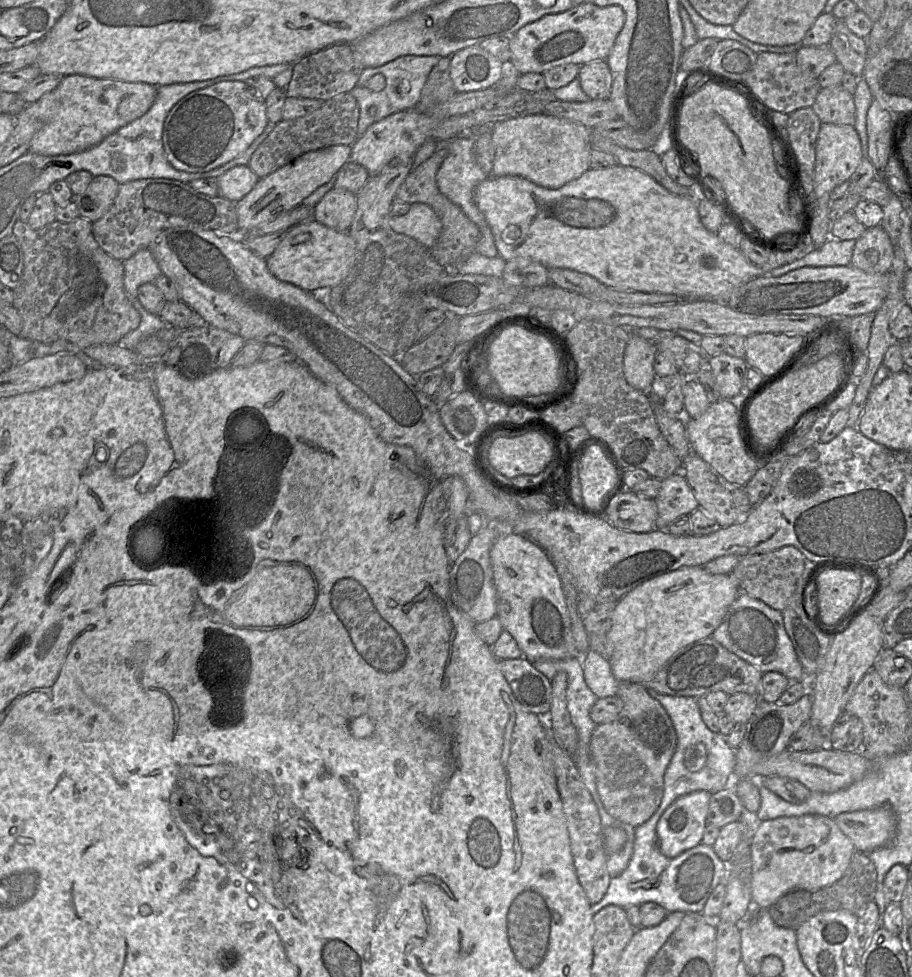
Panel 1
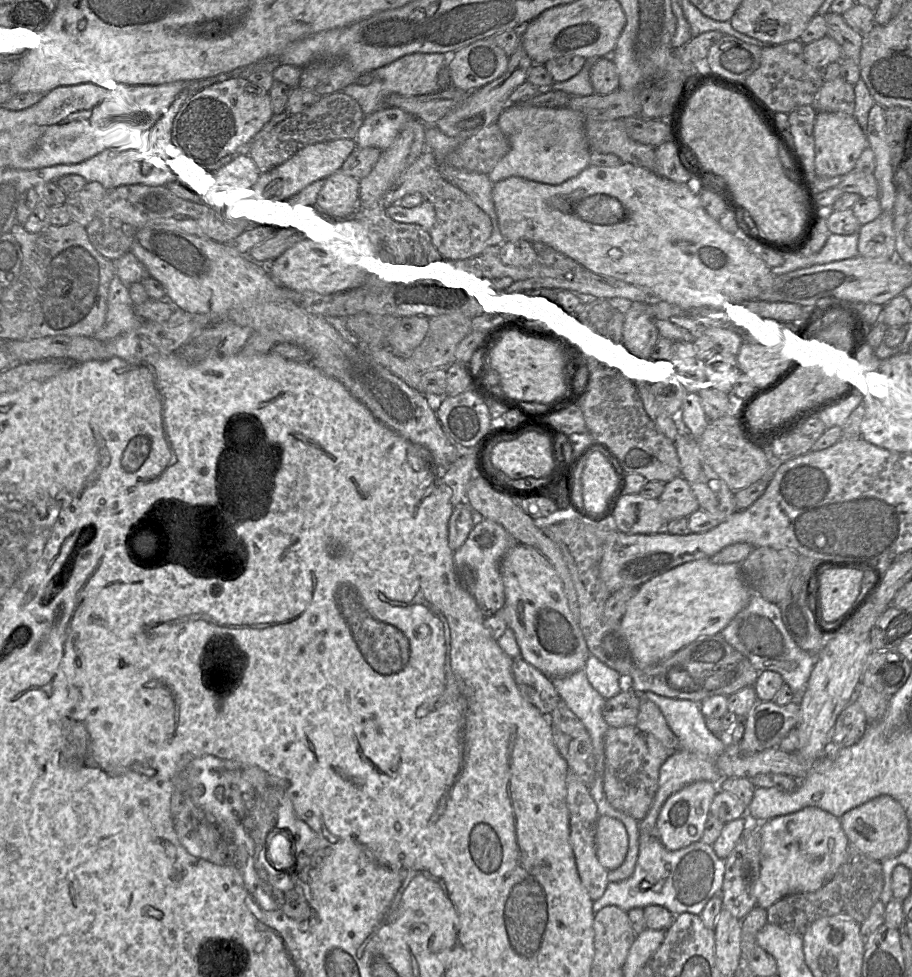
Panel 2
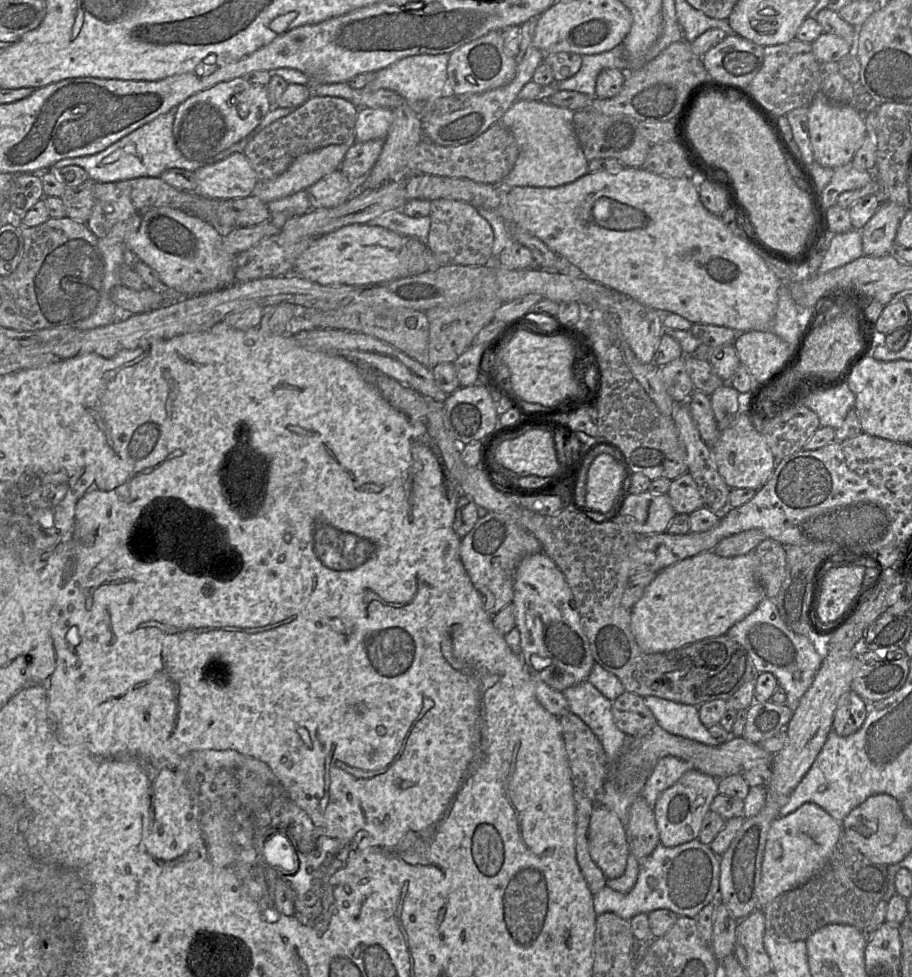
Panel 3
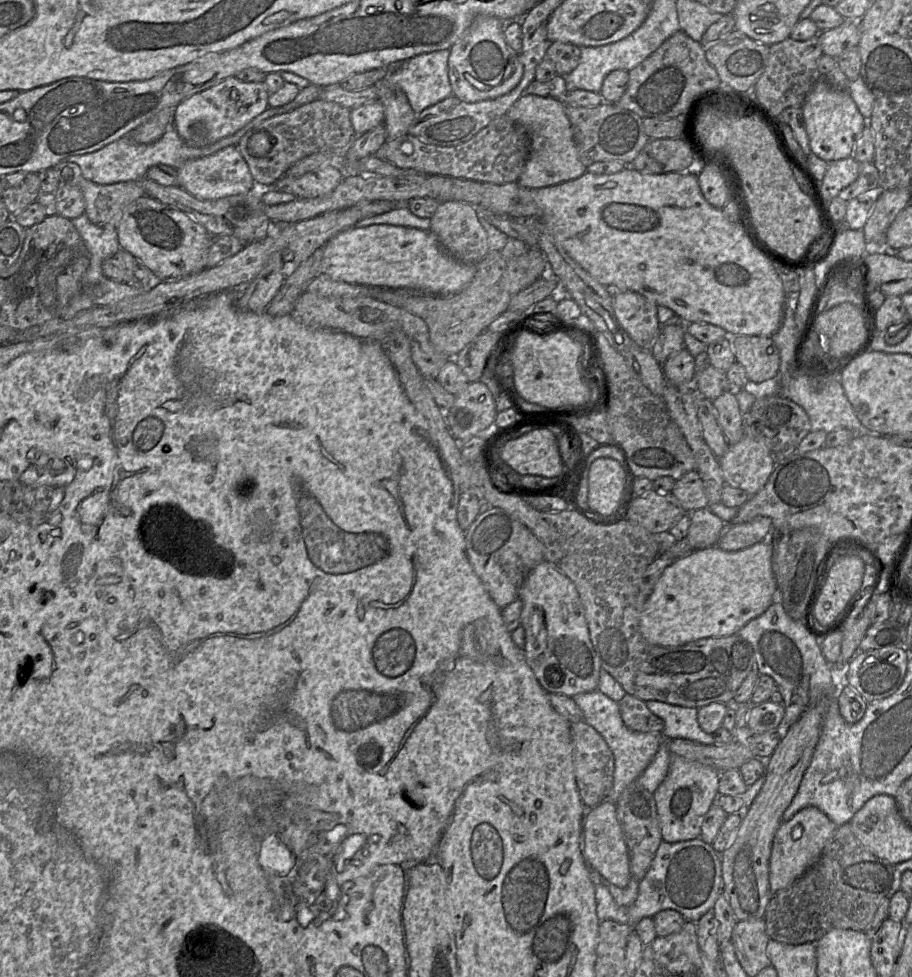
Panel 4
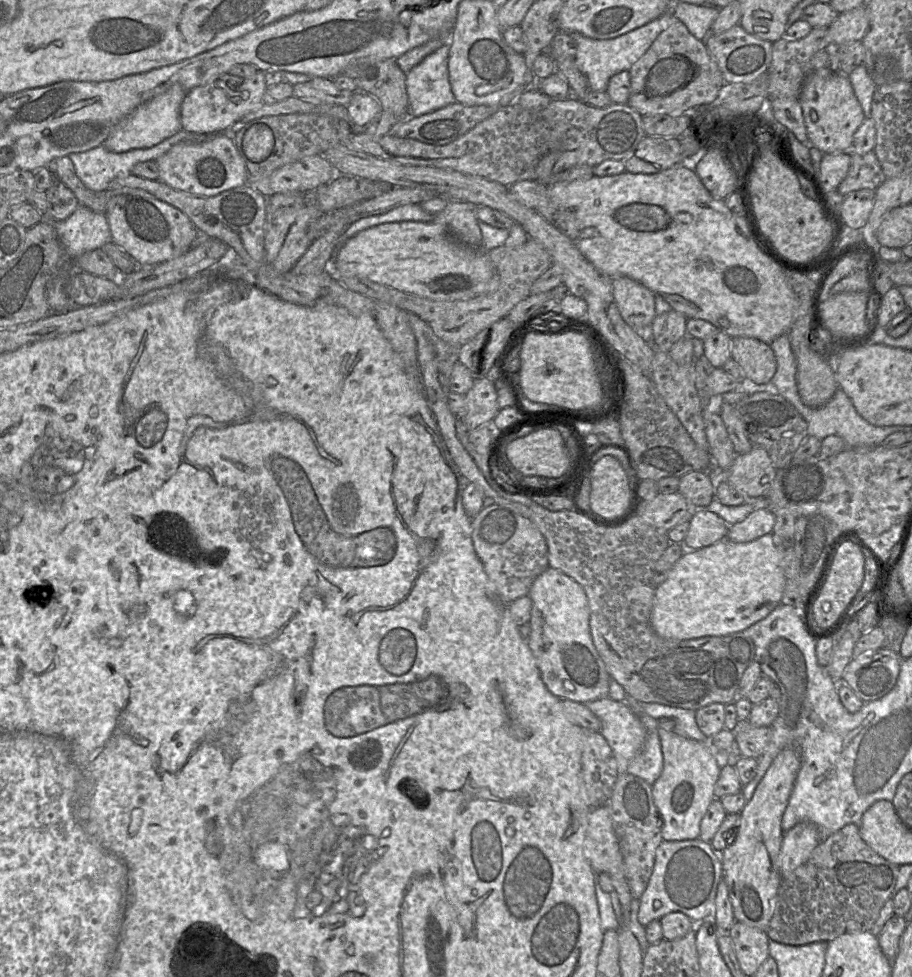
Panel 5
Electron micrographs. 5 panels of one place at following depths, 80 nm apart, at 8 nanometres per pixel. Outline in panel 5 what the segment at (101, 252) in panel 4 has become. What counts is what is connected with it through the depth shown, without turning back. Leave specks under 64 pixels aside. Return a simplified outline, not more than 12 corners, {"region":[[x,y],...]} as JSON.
{"region":[[82,205],[65,220],[43,216],[72,260],[113,241],[105,214]]}

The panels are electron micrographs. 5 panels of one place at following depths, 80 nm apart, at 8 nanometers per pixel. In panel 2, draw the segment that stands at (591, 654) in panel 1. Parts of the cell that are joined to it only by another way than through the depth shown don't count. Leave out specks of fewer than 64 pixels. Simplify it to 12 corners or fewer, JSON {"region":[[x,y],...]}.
{"region":[[594,655],[583,670],[606,700],[625,688],[620,674]]}

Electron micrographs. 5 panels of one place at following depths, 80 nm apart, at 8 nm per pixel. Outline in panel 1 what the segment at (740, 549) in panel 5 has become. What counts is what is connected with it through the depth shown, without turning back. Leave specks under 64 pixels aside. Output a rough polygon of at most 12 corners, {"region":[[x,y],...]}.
{"region":[[684,566],[618,600],[608,662],[652,679],[712,636],[740,592],[733,574]]}

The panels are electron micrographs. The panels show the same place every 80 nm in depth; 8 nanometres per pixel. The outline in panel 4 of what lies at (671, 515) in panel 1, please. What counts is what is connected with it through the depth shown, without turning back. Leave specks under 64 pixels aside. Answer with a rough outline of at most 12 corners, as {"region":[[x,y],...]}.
{"region":[[693,470],[671,492],[686,513],[708,507],[703,481]]}

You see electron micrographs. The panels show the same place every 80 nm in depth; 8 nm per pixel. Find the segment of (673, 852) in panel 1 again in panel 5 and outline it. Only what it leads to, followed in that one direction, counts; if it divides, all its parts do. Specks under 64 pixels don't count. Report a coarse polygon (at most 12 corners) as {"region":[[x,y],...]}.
{"region":[[661,728],[652,785],[666,841],[698,839],[721,771],[703,743]]}

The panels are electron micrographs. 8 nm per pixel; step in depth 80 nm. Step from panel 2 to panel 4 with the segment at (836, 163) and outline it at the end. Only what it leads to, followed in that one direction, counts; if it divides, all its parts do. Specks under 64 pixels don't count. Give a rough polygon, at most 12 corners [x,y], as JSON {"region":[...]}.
{"region":[[819,76],[802,105],[811,151],[852,157],[868,124]]}

